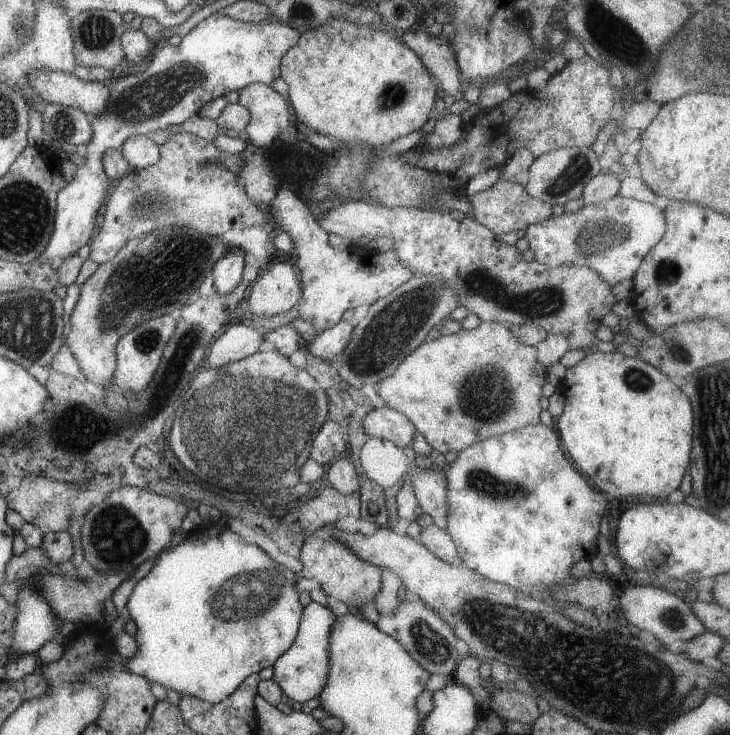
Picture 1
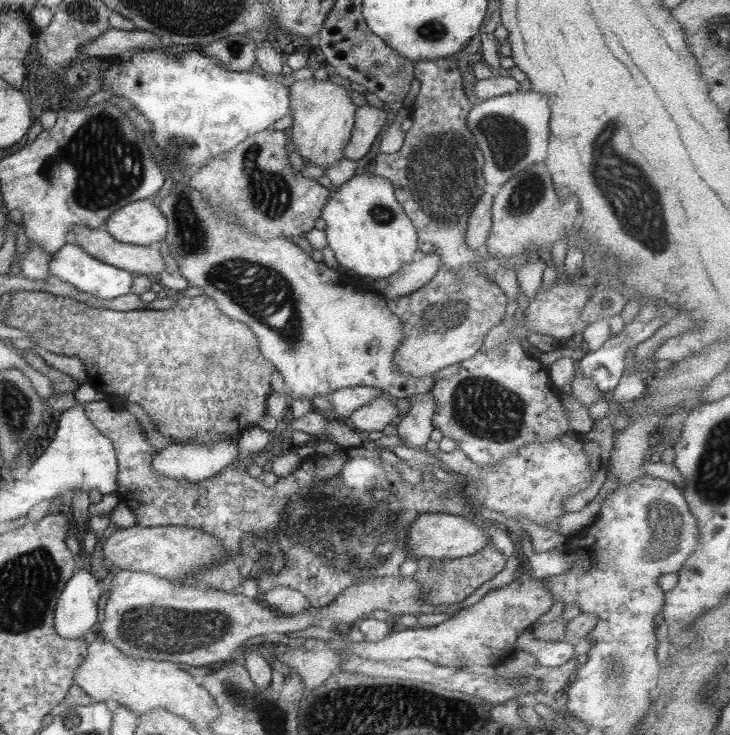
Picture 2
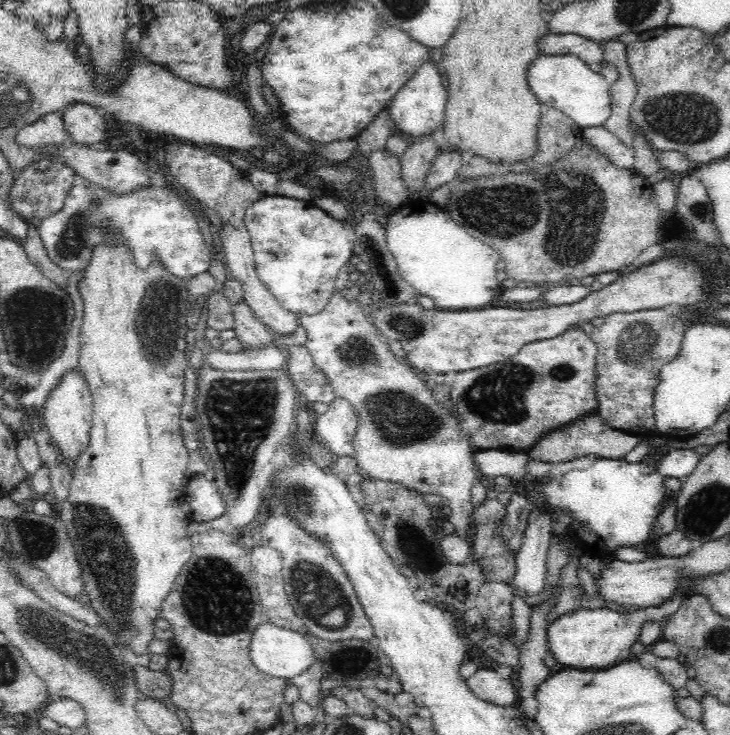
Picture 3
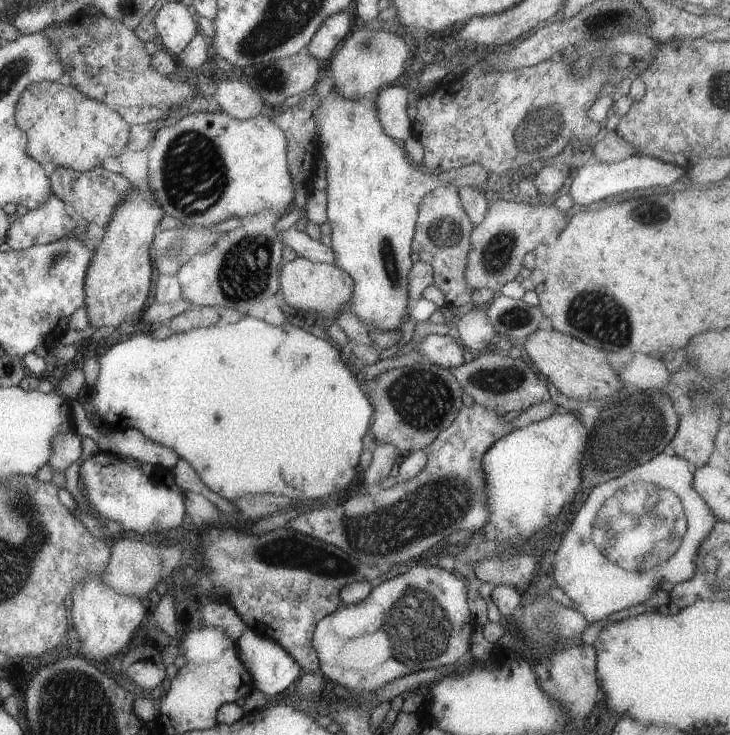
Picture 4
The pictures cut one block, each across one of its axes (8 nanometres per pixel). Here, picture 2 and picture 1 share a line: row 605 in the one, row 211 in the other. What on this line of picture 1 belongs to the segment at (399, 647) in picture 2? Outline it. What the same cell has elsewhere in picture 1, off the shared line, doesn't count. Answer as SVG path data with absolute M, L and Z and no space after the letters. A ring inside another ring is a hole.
M500 178L491 188L468 197L468 202L472 207L472 212L469 214L472 220L488 227L496 236L525 229L534 223L546 220L552 214L551 205L547 202L529 197L523 186L511 184Z

